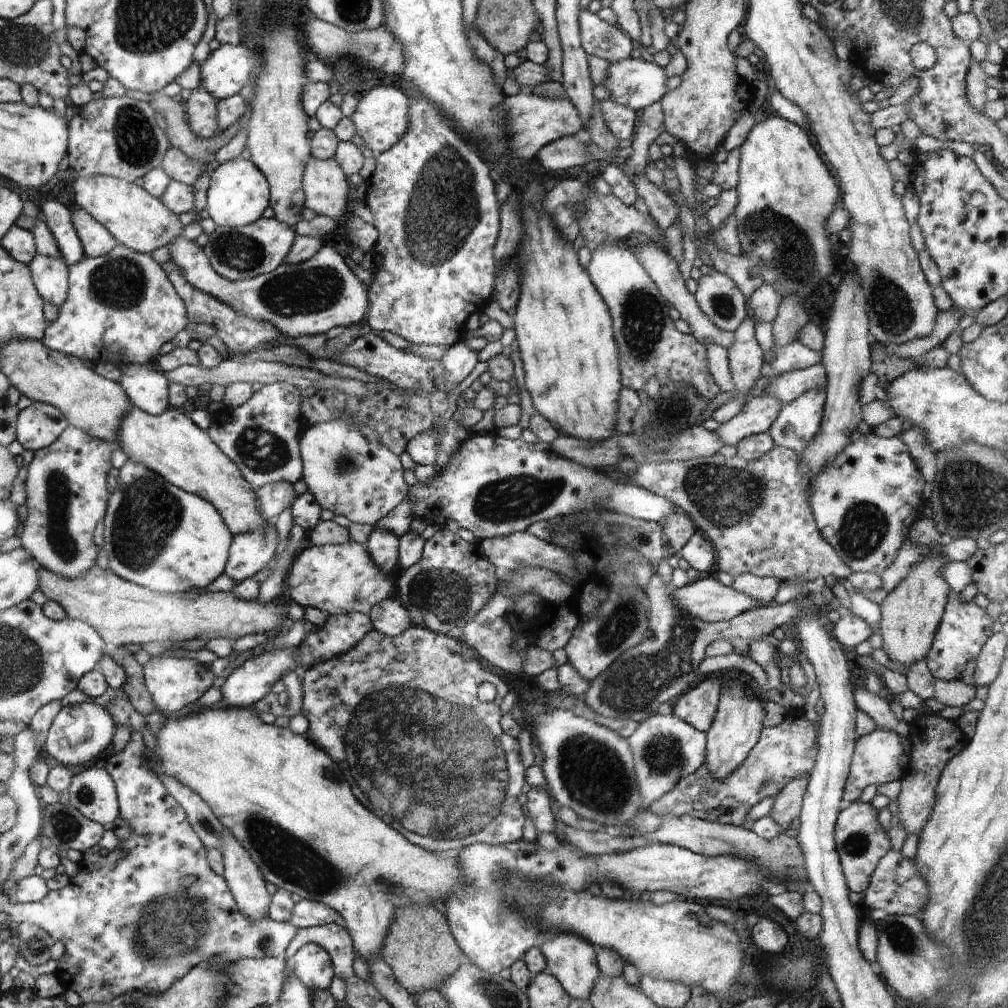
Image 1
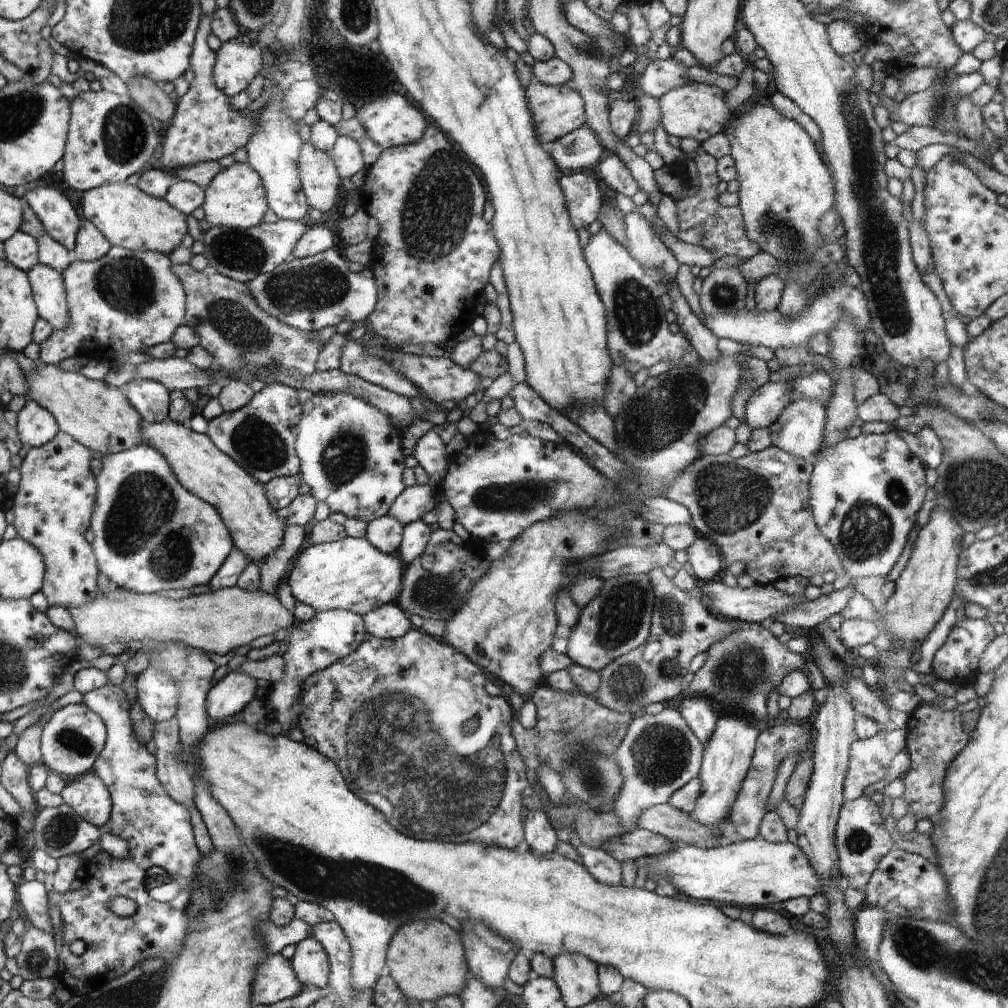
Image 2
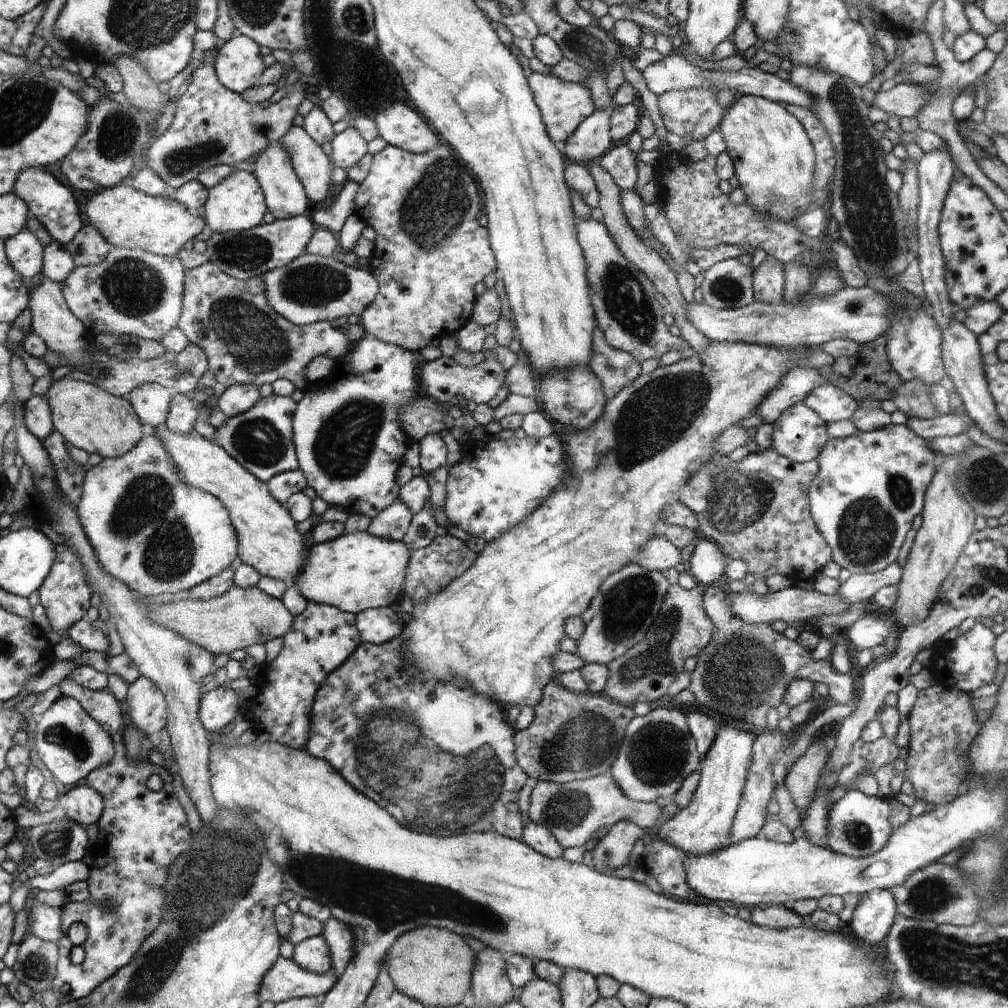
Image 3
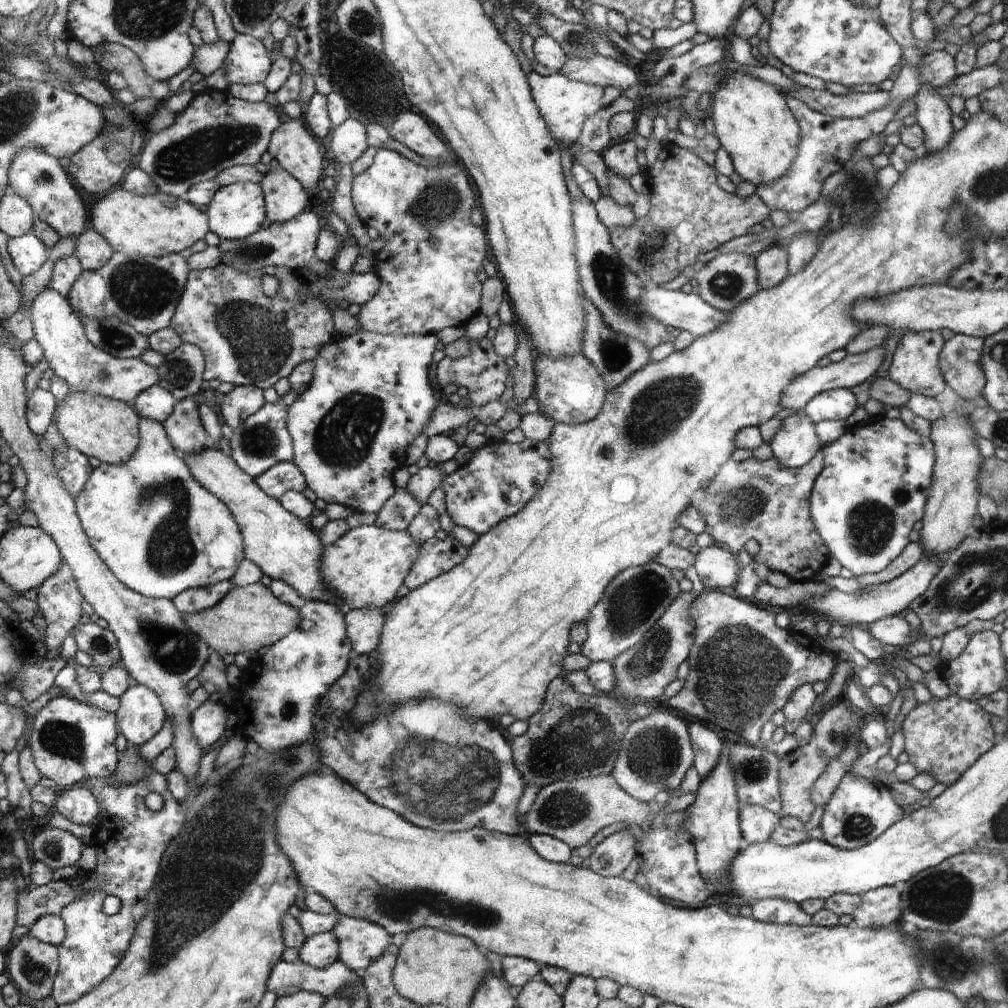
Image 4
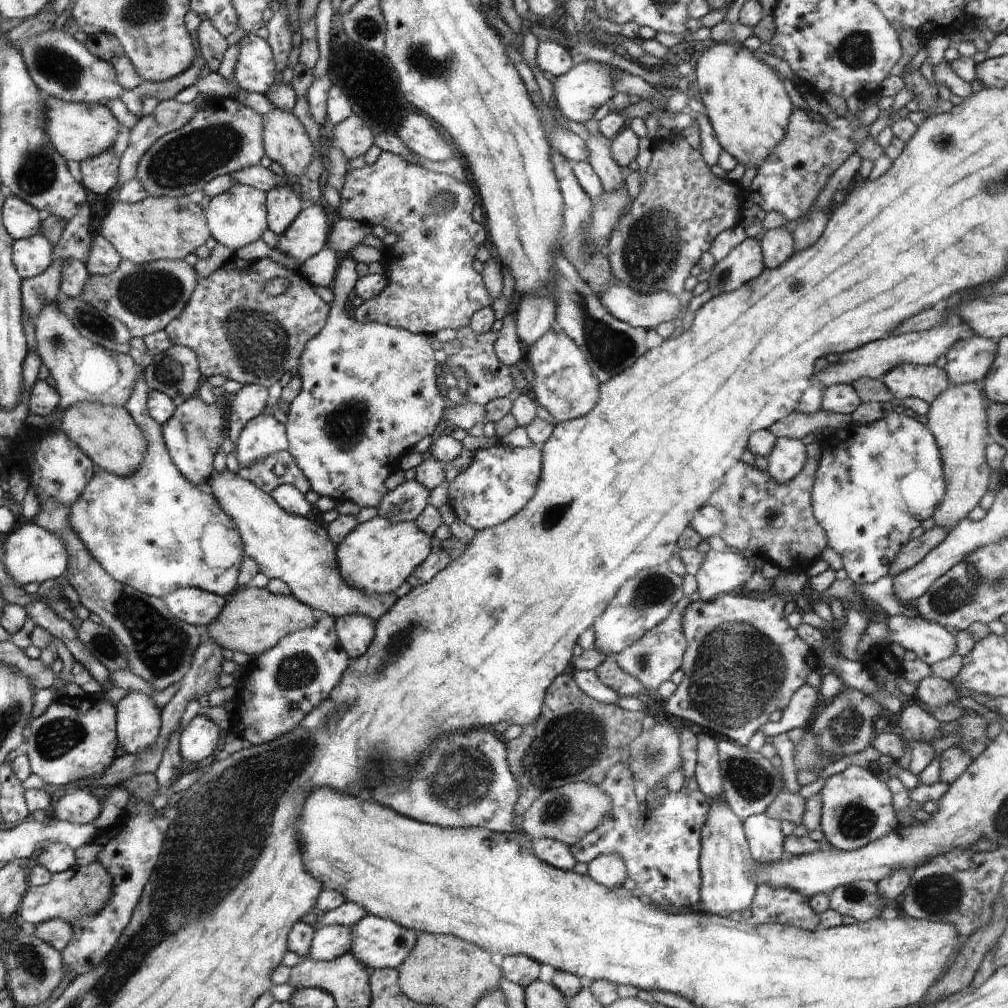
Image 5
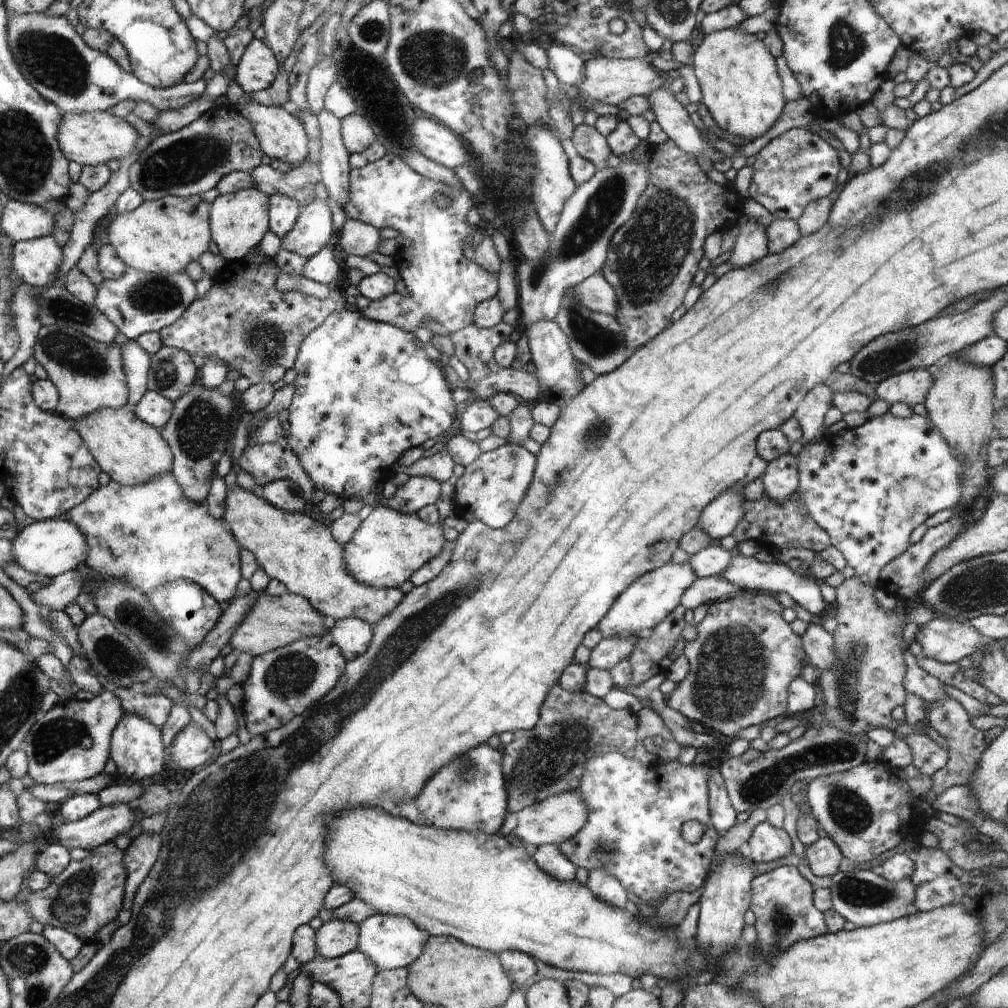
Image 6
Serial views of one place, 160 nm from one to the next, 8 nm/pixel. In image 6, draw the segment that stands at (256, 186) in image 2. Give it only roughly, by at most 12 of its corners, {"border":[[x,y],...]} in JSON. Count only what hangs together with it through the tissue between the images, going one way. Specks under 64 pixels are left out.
{"border":[[255,186],[219,195],[212,240],[242,262],[268,232],[268,198]]}

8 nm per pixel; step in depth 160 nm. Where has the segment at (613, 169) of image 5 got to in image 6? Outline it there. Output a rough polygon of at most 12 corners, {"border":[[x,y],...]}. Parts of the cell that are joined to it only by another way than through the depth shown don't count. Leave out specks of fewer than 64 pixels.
{"border":[[575,126],[571,140],[596,170],[608,167],[613,152],[595,126]]}

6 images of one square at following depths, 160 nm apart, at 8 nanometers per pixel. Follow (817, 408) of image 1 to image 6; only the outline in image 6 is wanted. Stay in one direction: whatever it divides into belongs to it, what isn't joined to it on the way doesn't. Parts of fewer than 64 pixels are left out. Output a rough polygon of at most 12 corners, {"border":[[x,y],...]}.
{"border":[[790,452],[771,460],[762,491],[783,502],[799,487],[798,459]]}

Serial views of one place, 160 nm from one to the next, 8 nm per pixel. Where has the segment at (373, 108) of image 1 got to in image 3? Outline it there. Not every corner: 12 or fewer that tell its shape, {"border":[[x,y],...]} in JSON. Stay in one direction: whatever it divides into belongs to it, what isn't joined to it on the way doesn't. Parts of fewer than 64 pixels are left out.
{"border":[[393,102],[374,120],[389,145],[420,153],[436,134],[406,104]]}

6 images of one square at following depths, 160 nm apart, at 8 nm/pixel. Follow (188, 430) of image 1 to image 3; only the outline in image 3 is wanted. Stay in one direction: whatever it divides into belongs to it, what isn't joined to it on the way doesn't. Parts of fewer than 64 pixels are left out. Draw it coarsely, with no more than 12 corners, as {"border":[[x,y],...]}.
{"border":[[165,426],[187,483],[223,502],[238,558],[296,582],[303,534],[224,447]]}

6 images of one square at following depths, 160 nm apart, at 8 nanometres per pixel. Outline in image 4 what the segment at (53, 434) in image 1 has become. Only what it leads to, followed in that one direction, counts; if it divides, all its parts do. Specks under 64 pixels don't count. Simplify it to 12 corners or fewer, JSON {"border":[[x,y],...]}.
{"border":[[37,387],[28,400],[28,424],[44,434],[57,402]]}

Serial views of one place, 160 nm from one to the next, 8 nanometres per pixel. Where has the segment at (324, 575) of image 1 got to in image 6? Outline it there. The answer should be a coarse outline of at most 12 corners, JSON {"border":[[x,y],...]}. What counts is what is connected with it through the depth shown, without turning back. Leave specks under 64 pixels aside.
{"border":[[378,505],[344,546],[364,584],[400,589],[443,550],[441,523]]}

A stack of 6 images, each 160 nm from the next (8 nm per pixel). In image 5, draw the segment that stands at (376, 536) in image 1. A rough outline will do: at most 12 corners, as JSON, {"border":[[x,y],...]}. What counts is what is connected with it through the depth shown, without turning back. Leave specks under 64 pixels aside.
{"border":[[411,480],[388,492],[378,517],[415,522],[431,492]]}

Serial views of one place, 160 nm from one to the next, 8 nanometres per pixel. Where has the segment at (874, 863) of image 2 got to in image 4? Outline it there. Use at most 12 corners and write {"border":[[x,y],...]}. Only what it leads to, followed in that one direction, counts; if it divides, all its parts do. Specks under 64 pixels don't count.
{"border":[[846,773],[823,840],[857,849],[905,817],[884,782]]}

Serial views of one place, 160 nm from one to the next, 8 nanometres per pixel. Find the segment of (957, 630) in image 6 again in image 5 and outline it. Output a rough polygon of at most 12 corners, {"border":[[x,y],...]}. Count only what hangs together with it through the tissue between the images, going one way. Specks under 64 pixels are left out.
{"border":[[886,616],[891,643],[929,667],[952,657],[956,636],[922,617]]}

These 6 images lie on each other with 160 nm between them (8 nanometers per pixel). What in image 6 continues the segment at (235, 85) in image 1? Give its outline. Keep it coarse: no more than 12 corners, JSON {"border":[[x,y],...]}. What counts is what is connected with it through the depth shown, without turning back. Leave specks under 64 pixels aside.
{"border":[[252,39],[234,70],[246,96],[268,88],[280,64]]}

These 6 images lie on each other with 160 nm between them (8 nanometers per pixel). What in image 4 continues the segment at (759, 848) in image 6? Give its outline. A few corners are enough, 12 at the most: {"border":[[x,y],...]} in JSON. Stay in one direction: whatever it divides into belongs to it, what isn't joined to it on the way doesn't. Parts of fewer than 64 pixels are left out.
{"border":[[740,804],[740,830],[750,844],[767,841],[780,816]]}

